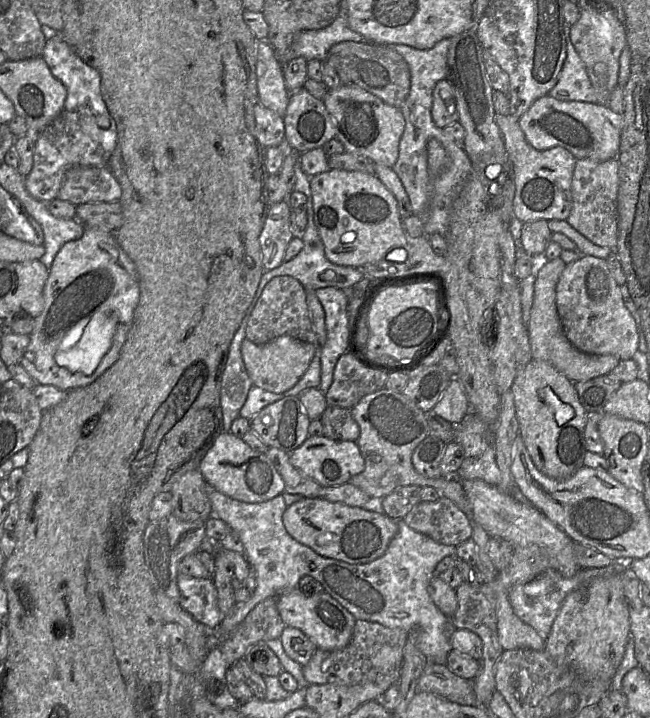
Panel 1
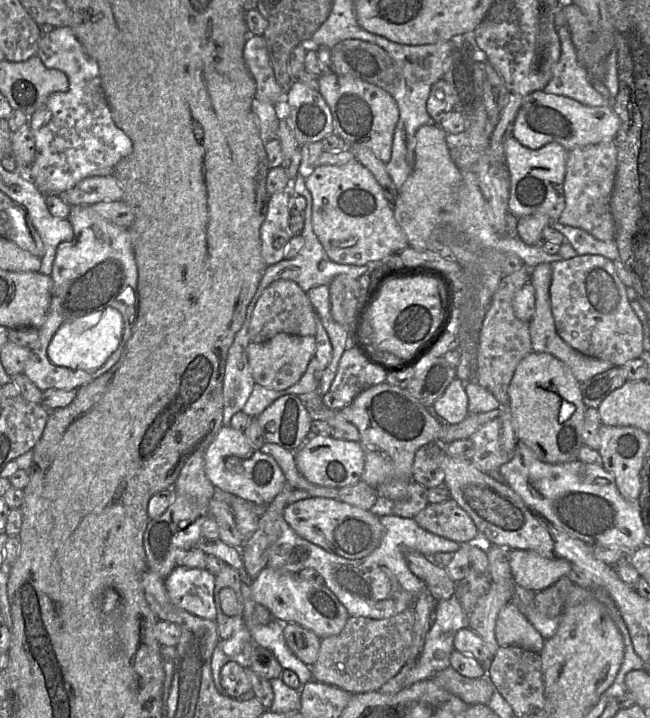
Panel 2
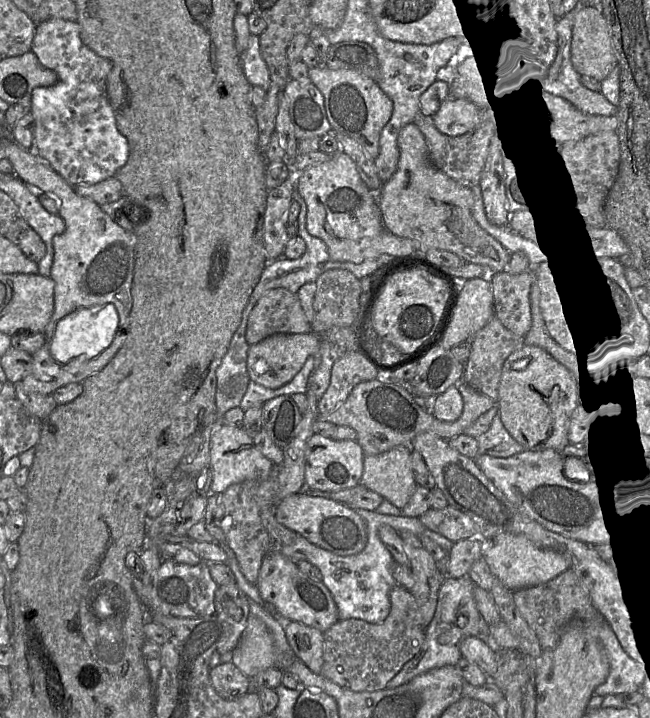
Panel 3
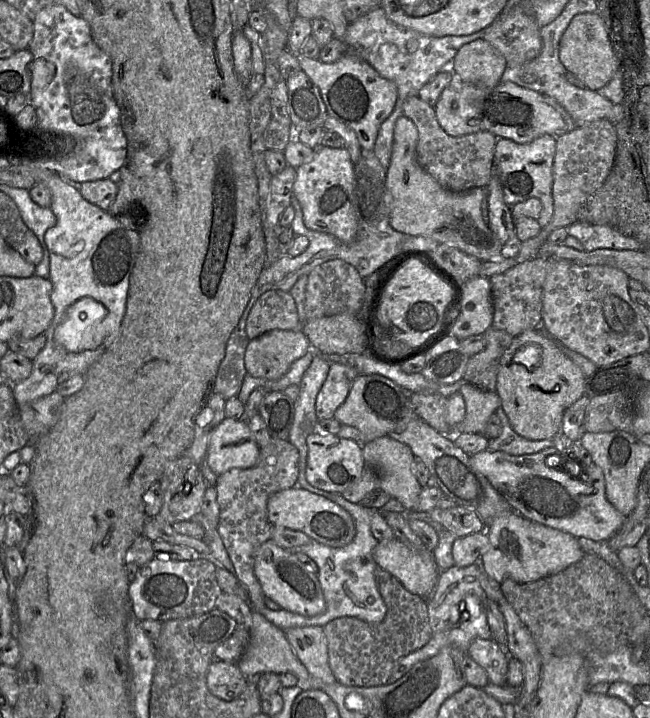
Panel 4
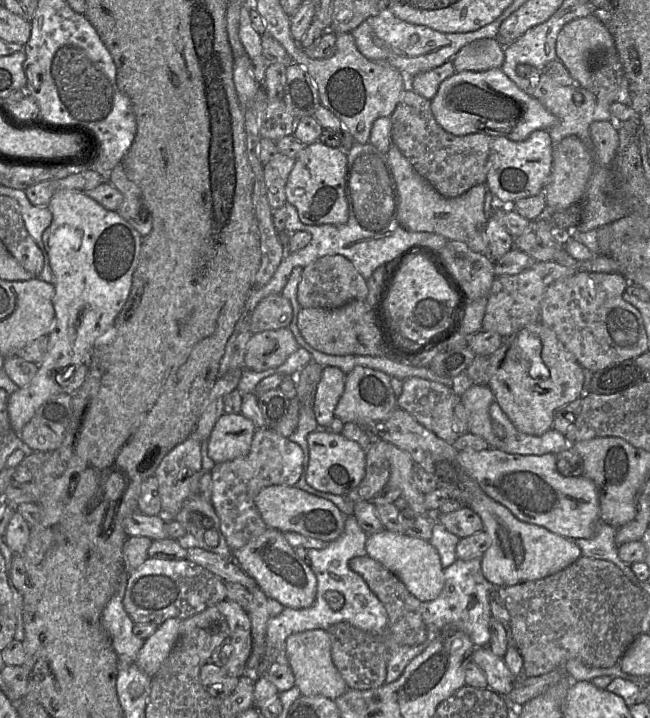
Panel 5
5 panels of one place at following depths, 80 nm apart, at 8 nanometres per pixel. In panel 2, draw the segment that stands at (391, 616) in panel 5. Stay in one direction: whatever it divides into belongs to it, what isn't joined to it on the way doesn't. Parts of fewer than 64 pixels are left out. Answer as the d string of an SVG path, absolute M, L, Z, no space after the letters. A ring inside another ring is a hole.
M412 606L382 620L350 616L339 634L321 640L317 660L310 667L312 679L351 694L380 689L409 661L414 618Z

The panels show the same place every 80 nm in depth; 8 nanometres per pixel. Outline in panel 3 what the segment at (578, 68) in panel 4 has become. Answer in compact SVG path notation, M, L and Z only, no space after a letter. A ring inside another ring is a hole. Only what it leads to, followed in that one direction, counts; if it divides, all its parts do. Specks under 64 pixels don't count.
M583 7L575 14L571 62L581 76L603 81L618 64L609 27L600 8Z

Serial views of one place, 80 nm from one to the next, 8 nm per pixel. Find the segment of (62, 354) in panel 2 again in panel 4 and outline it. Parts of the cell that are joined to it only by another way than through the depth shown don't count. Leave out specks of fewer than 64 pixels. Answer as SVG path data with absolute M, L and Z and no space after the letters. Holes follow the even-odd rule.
M82 298L68 310L55 332L56 341L69 352L96 349L104 337L94 335L94 328L107 315L106 307L92 298Z

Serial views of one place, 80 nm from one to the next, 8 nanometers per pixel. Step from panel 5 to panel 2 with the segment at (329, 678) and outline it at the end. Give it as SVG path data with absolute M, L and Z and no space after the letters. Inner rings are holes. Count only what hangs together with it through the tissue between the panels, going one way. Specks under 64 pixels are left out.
M283 624L283 634L287 646L299 660L311 667L317 660L322 639L299 624Z

